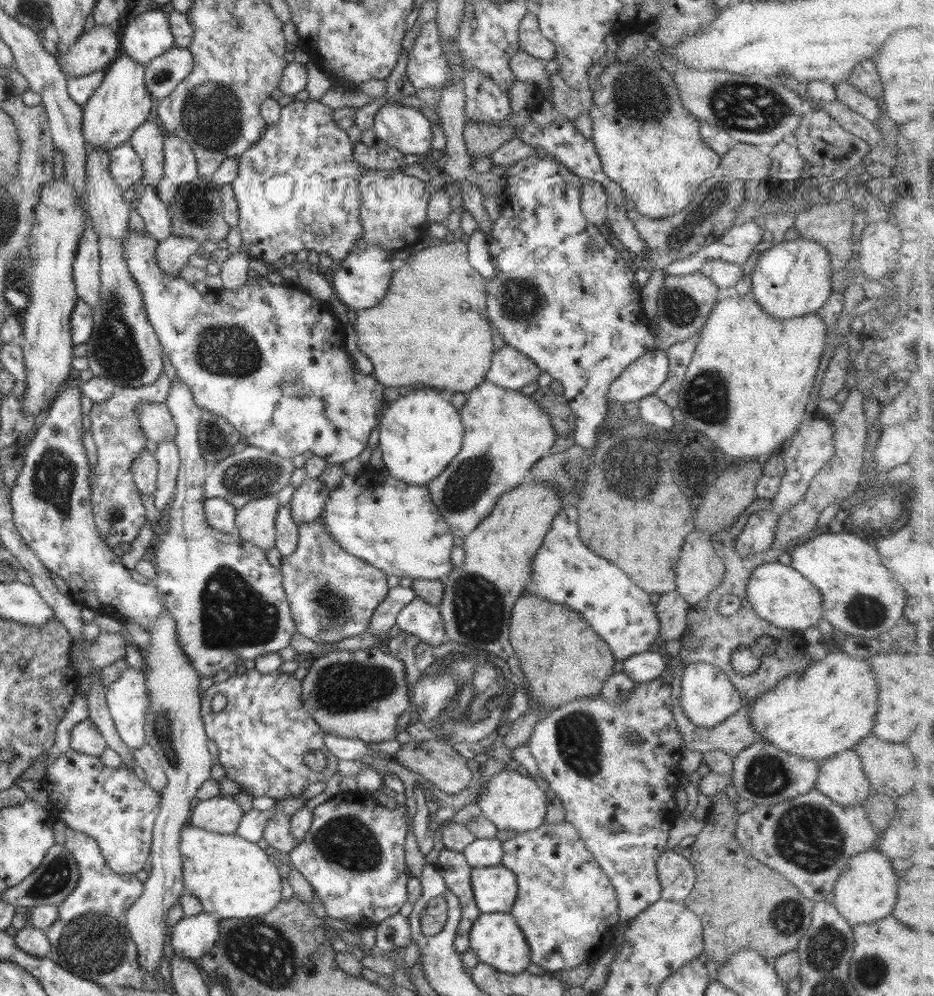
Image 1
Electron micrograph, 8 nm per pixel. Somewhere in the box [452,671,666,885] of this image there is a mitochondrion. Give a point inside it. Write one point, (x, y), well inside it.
(578, 734)

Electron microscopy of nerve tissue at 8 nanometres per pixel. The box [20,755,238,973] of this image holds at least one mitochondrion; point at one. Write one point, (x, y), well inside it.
(58, 873)

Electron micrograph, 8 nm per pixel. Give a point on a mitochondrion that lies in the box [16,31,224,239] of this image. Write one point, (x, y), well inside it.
(196, 204)

